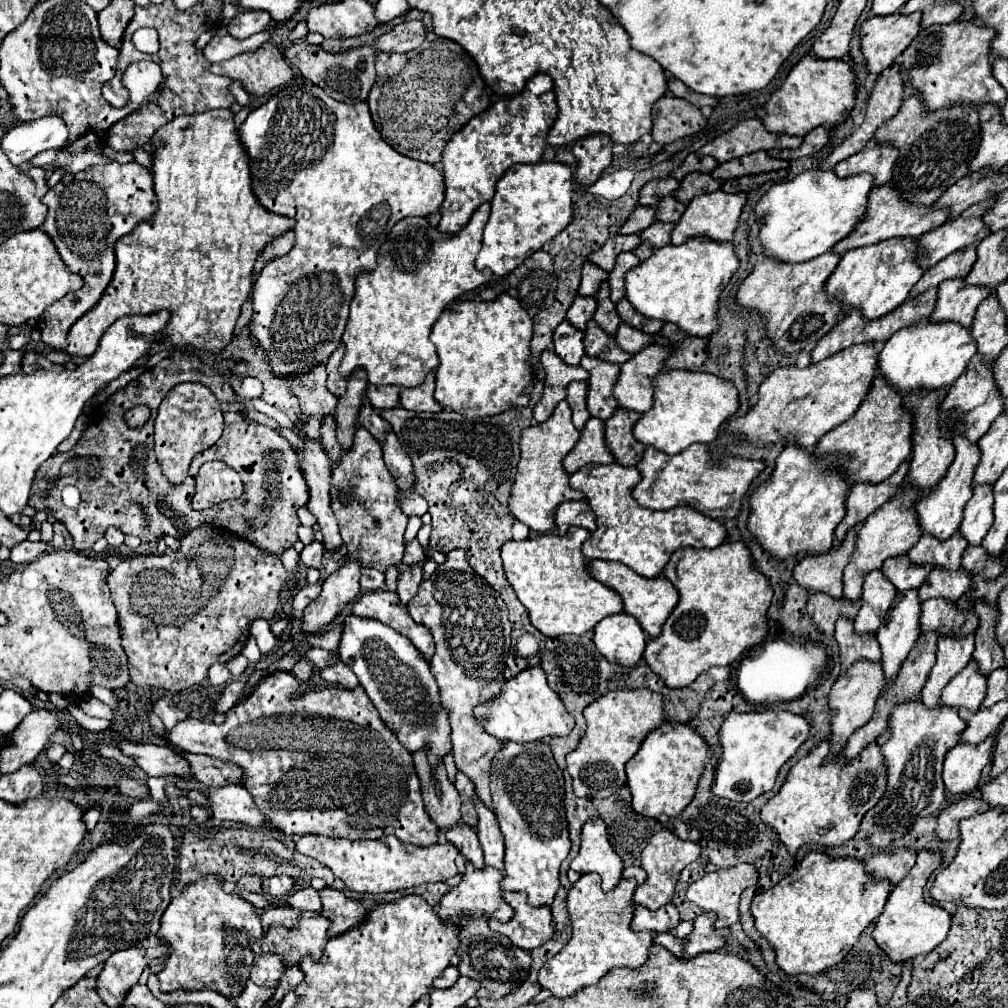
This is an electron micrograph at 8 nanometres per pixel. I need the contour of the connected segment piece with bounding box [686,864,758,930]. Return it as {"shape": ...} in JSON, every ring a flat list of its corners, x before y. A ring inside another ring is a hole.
{"shape":[[752,864,710,872,688,888,688,900,706,912,716,912,716,930,730,928,738,922,738,900,748,886,758,884,758,872]]}

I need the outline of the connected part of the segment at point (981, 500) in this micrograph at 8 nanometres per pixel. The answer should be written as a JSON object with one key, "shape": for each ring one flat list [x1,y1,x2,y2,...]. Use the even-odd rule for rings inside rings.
{"shape":[[978,486,972,498,964,506,964,520,960,524,960,534,970,546,980,546,986,530,992,526,992,486]]}

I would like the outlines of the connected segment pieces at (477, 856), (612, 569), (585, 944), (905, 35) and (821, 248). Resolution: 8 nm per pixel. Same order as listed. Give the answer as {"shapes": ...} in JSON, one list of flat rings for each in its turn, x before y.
{"shapes":[[[458,822,452,828,446,828,446,840,452,842,466,860,470,860,474,866,482,868,484,866,484,858,482,858,482,848,476,836,476,830,472,830,470,826]],[[588,560,586,570,594,580,610,586,612,590,616,590,620,594,620,598,624,602,624,612,632,614,638,620,638,624,642,626,642,630,652,638,656,638,660,634,662,624,670,616,670,610,674,610,674,606,678,604,678,590,664,576,644,578,644,576,634,574,628,566,624,566,620,562,606,562,606,560]],[[590,872,590,874,582,874,580,880,572,886,572,890,568,892,568,916,572,922,572,938,566,942,566,946,552,956,540,970,538,970,538,984,546,990,552,992,552,996,556,998,568,998,574,996,578,990,596,984,608,970,618,968,618,966,630,966,630,968,638,968,646,962,648,958,648,948,652,944,652,932,632,932,630,930,630,920,632,920,632,912,634,912,634,888,636,888,636,880,620,880,620,884,612,890,612,892,604,892,600,888,600,878,598,874]],[[890,14,890,16,872,16,868,18,862,28,862,54,866,58,866,68,870,74,880,74,884,68,892,66,896,62,896,58,910,46,912,38,916,38,916,34,920,32,920,14,910,14,910,16,902,16,902,14]],[[806,170,790,182,774,184,760,206,760,246,764,256,798,264,828,252,836,242,848,236,866,210,866,198,872,190,870,174,838,178,832,170]]]}

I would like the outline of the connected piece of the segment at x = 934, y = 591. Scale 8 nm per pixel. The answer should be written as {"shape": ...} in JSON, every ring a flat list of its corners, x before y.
{"shape":[[960,568,958,574,946,574,946,570,932,570,926,582,918,588,920,602,930,598,944,598,948,602,956,602,970,590,970,574,964,574]]}

